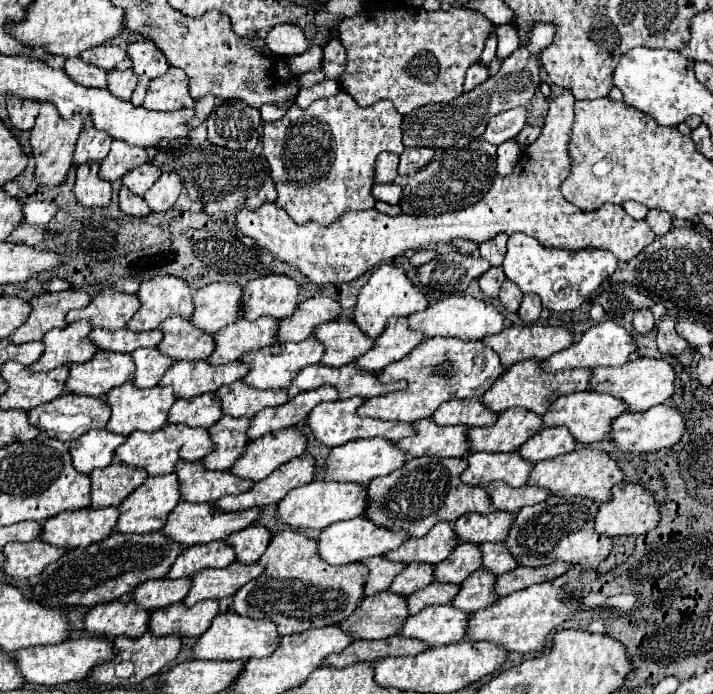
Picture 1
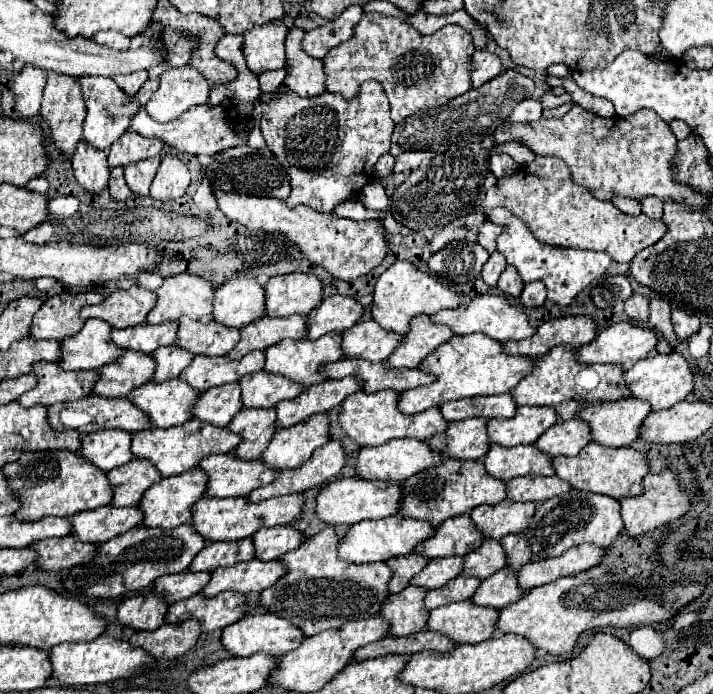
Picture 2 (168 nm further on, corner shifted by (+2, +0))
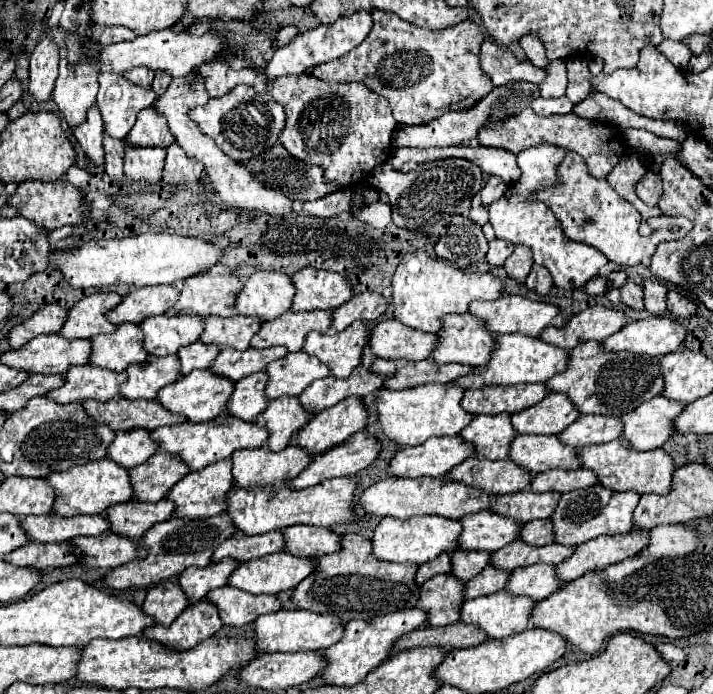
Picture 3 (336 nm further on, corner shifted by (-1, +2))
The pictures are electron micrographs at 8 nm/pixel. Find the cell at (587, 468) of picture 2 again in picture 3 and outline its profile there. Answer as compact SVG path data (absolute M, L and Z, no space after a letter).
M624 437L610 441L610 443L600 443L600 445L586 445L580 455L582 463L592 469L598 475L600 485L612 489L612 491L638 491L638 493L656 493L656 495L666 495L672 491L672 475L676 471L672 455L668 455L664 449L656 451L636 451Z

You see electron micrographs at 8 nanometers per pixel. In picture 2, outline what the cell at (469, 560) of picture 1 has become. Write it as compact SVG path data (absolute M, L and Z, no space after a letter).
M485 539L475 551L463 557L463 575L487 579L487 575L493 575L493 571L499 571L505 567L505 555L503 547L499 547L497 539Z

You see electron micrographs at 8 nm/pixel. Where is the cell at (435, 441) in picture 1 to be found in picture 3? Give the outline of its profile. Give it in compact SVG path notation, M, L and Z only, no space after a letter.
M510 413L502 415L478 415L460 433L466 441L476 445L478 457L506 459L510 443L518 435L510 423Z

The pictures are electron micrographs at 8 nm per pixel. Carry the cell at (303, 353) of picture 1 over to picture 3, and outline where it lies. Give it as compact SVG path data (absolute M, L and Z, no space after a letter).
M354 321L338 333L310 333L304 351L324 361L334 377L348 377L362 363L362 349L370 339L370 329L364 321Z

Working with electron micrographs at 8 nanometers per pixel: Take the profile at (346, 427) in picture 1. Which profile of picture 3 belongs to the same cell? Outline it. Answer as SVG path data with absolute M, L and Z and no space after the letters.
M430 383L420 385L418 389L406 391L378 391L378 413L380 413L380 429L394 439L398 445L422 445L430 437L442 435L458 435L472 419L472 413L466 413L460 407L464 389L456 383Z

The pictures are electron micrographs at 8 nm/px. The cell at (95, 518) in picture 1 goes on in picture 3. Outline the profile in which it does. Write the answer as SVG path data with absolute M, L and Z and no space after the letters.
M162 499L158 503L142 503L142 501L126 501L122 505L114 505L114 509L108 509L110 517L110 531L122 533L130 539L142 537L152 525L172 519L174 503L168 499Z

